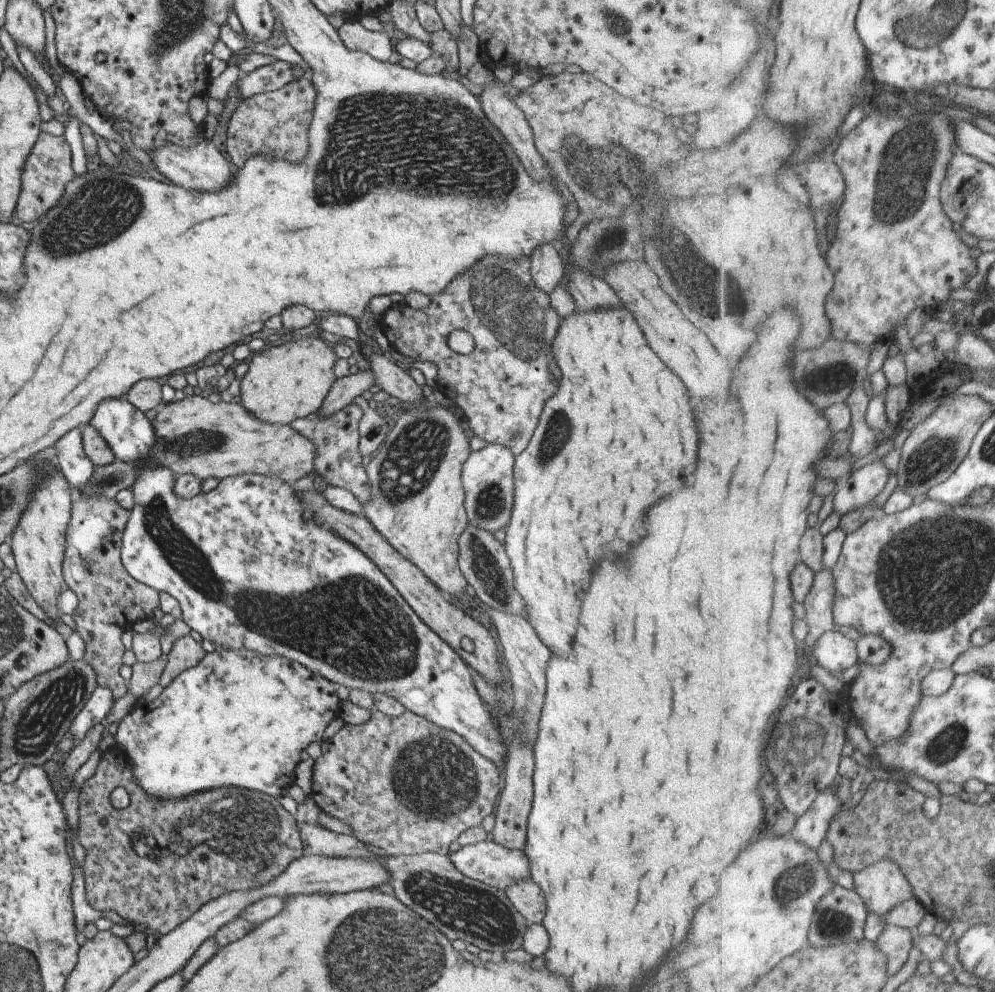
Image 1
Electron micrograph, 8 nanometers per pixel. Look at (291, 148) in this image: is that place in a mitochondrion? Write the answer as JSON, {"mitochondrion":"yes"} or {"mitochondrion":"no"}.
{"mitochondrion":"yes"}

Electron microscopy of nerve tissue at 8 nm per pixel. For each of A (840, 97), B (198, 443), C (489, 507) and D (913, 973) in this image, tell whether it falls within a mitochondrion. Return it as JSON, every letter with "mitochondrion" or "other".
{"A":"other","B":"mitochondrion","C":"mitochondrion","D":"other"}

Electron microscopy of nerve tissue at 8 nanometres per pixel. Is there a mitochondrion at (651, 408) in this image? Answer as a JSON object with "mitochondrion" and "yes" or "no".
{"mitochondrion":"no"}

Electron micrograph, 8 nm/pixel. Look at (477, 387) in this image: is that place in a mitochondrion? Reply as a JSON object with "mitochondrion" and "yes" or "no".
{"mitochondrion":"no"}

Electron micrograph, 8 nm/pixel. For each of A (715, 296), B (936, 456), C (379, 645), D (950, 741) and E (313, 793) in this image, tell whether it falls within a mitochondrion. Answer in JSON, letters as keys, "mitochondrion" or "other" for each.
{"A":"mitochondrion","B":"mitochondrion","C":"mitochondrion","D":"mitochondrion","E":"other"}

